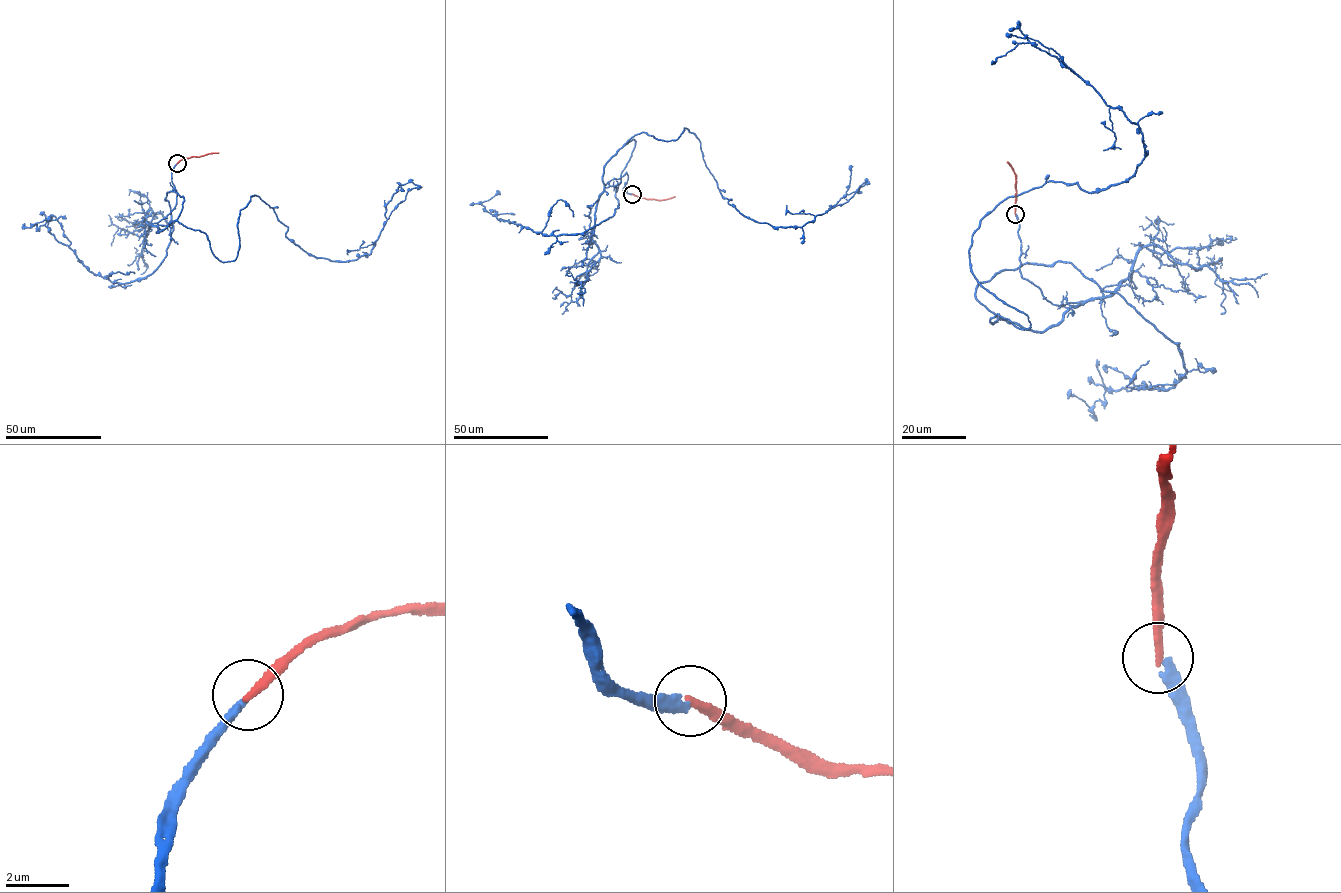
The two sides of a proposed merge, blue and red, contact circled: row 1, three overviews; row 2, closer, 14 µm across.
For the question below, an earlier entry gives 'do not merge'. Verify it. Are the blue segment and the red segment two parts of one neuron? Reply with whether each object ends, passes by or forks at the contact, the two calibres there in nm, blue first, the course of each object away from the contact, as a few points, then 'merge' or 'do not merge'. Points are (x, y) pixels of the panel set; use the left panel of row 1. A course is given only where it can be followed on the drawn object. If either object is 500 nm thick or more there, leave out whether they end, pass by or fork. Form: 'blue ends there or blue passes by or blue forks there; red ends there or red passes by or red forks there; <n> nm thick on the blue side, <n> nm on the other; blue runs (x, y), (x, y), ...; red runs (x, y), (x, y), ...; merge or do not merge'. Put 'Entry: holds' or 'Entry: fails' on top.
Entry: fails
blue ends there; red ends there; 320 nm thick on the blue side, 280 nm on the other; blue runs (177, 163), (157, 232), (204, 232), (221, 261), (250, 197), (339, 262), (370, 253), (403, 191); red runs (177, 163), (185, 158), (218, 153); merge

